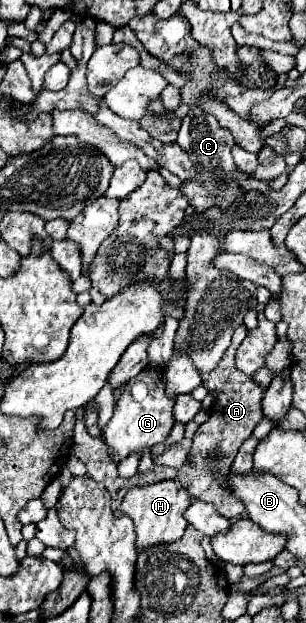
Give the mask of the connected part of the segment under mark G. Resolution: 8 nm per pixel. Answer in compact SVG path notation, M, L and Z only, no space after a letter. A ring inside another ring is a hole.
M144 370L124 386L122 398L114 406L114 416L104 428L104 442L112 452L112 460L118 464L118 474L122 478L132 477L137 473L138 465L144 450L152 450L168 438L172 422L172 402L164 394L164 374L156 370ZM138 452L138 453L132 453ZM124 458L126 458L124 460Z

